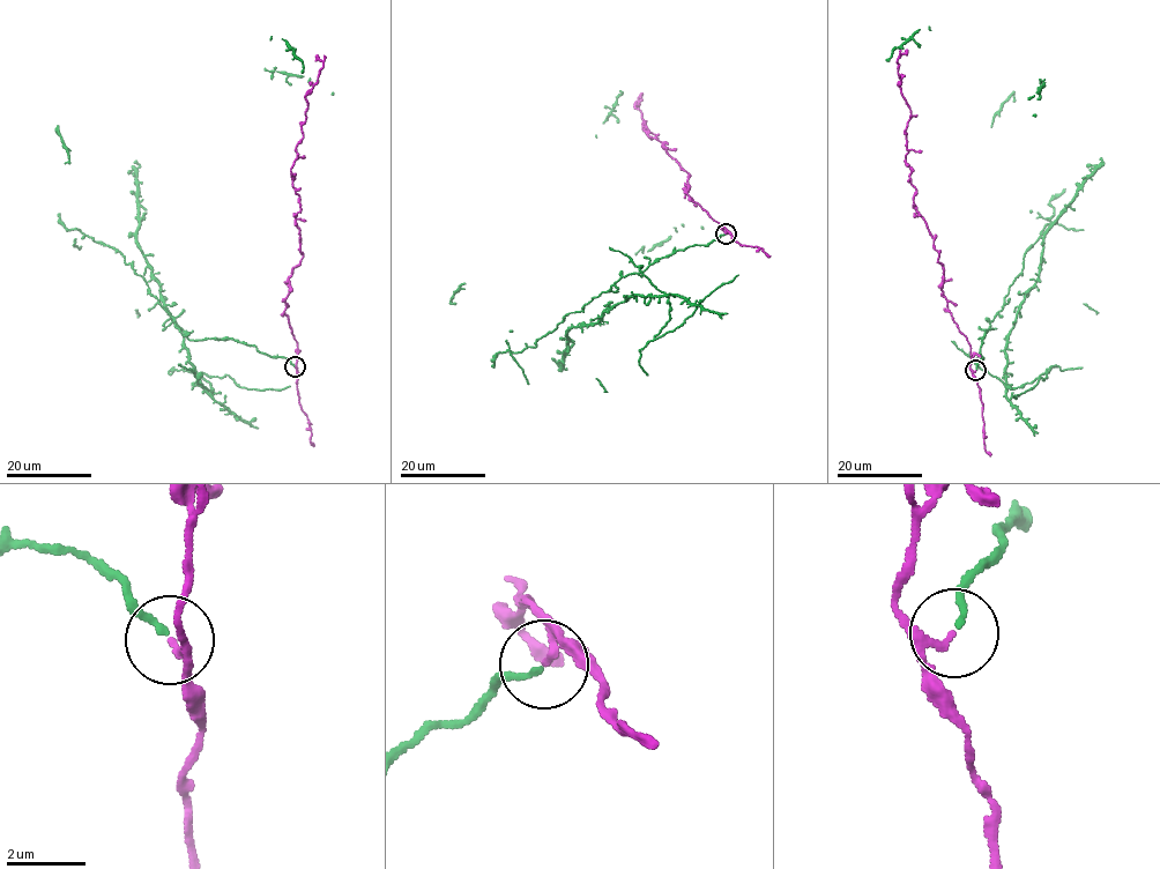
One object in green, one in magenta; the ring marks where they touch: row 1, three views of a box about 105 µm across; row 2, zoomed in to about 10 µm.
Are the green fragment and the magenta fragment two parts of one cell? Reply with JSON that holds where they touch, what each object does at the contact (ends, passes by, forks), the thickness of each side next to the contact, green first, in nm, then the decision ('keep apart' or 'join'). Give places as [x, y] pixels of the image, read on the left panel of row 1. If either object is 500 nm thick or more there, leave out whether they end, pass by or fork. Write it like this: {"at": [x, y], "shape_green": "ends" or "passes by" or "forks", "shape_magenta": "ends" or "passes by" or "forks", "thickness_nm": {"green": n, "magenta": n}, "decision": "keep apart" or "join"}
{"at": [295, 366], "shape_green": "ends", "shape_magenta": "passes by", "thickness_nm": {"green": 150, "magenta": 130}, "decision": "join"}

